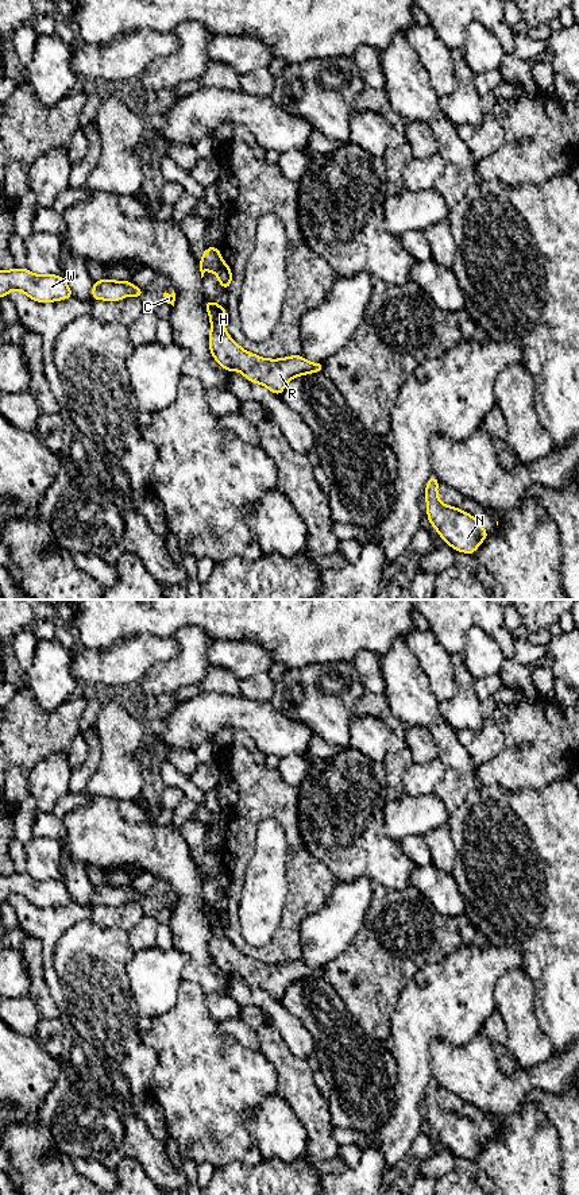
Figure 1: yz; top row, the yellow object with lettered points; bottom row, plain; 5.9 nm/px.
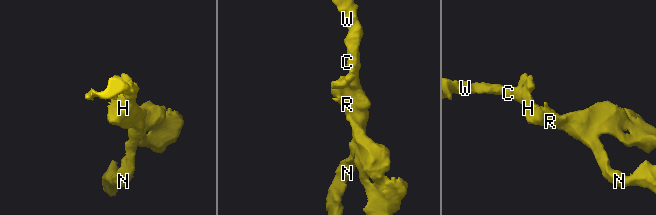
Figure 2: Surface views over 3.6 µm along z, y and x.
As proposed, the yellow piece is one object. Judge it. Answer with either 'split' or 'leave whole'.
split

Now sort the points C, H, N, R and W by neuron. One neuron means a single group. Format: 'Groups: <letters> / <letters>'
Groups: C N W / H R

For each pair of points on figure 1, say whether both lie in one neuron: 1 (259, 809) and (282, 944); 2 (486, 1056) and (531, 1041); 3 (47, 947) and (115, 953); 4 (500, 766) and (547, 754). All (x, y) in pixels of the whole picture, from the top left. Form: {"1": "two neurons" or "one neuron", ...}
{"1": "one neuron", "2": "two neurons", "3": "two neurons", "4": "one neuron"}

